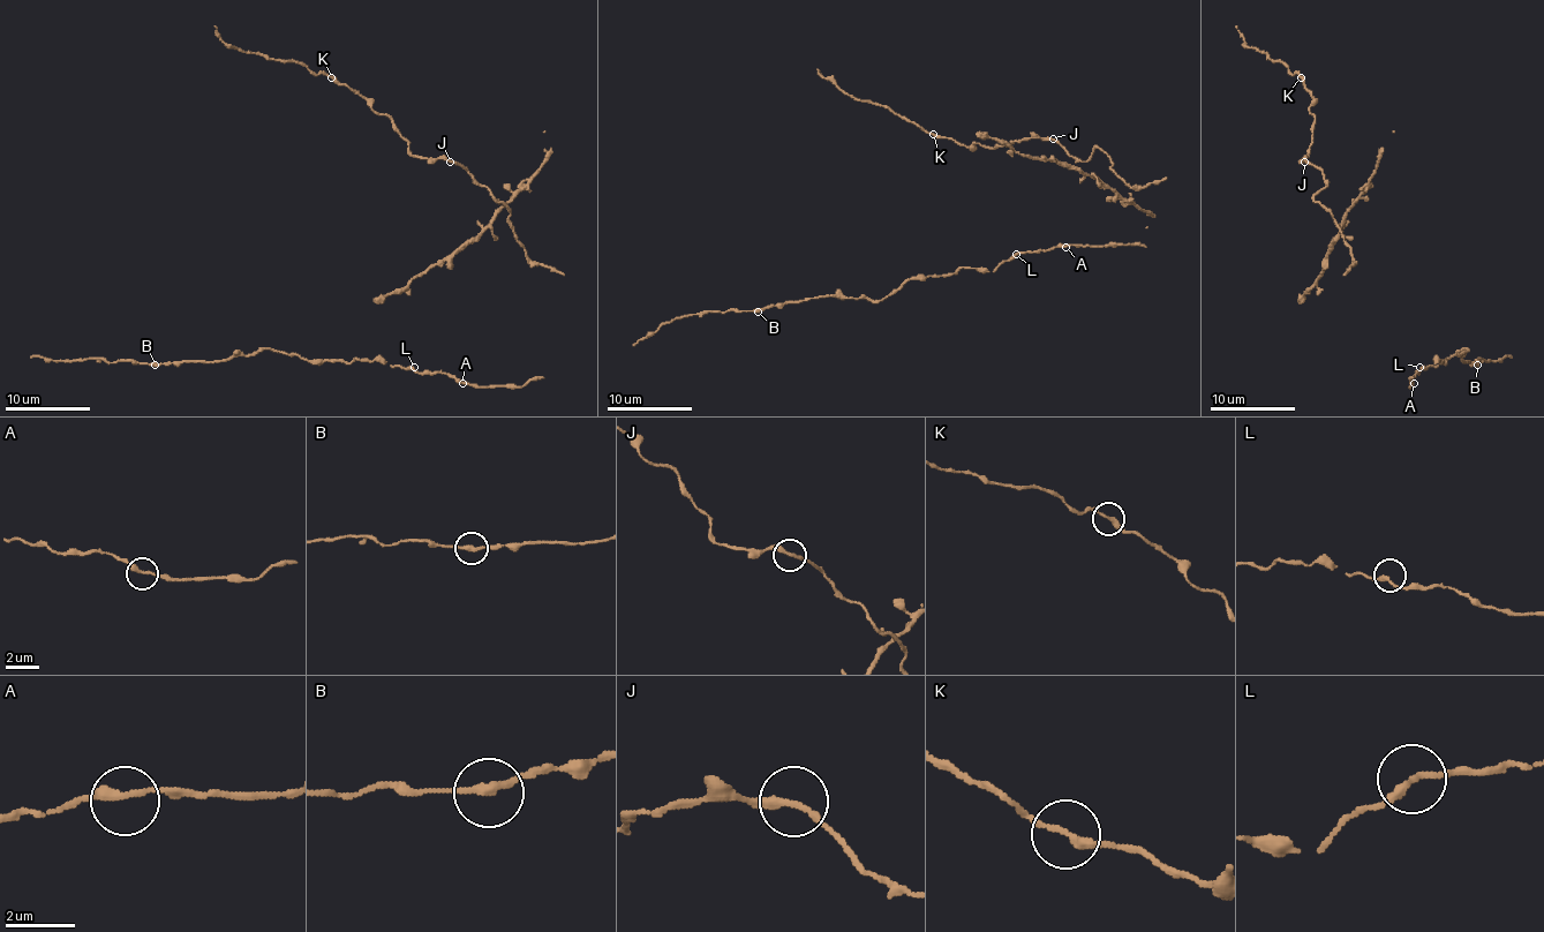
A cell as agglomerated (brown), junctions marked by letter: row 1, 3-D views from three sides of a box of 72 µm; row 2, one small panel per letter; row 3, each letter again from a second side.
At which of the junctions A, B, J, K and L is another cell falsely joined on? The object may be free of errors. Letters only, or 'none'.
none

